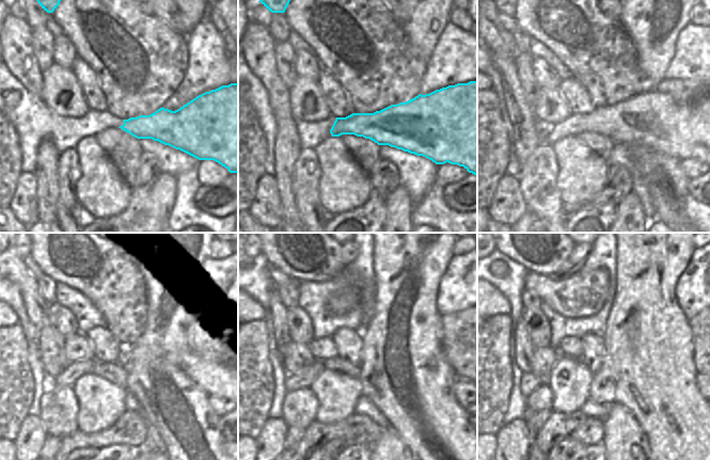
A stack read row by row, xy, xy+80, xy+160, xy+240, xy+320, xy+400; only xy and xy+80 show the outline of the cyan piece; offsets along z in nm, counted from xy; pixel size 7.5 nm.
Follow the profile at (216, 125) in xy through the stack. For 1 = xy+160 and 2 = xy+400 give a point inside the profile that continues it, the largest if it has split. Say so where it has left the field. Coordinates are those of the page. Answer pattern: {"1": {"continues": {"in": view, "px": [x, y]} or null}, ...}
{"1": {"continues": {"in": "xy+160", "px": [694, 129]}}, "2": {"continues": {"in": "xy+400", "px": [529, 382]}}}

